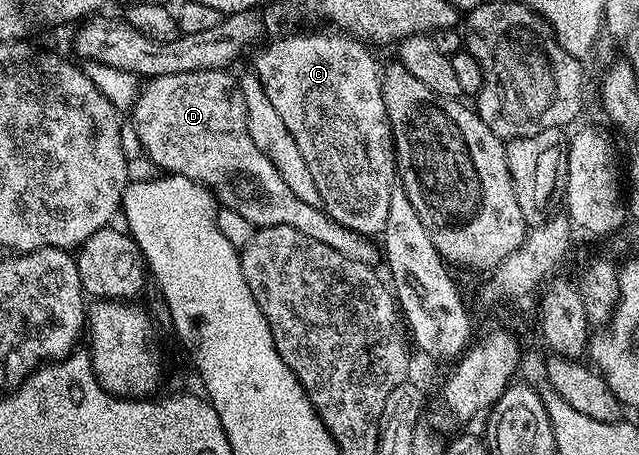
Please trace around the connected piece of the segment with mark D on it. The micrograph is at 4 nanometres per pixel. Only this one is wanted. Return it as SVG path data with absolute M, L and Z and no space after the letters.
M214 68L150 77L140 87L135 106L129 112L142 155L147 155L164 173L183 176L189 182L202 186L208 193L215 192L222 207L237 210L237 214L241 214L241 218L253 226L293 226L293 230L301 230L301 234L317 238L317 242L325 242L325 246L333 246L337 254L345 254L345 258L353 258L353 262L378 265L378 260L379 263L381 260L380 249L376 245L374 248L371 245L374 243L368 237L341 226L322 207L314 208L309 206L309 202L301 202L301 198L297 198L289 186L285 186L281 174L277 174L277 166L273 166L273 162L269 162L269 158L257 150L257 142L249 138L245 98L239 89L238 79L234 75L231 77L231 74L230 71Z

